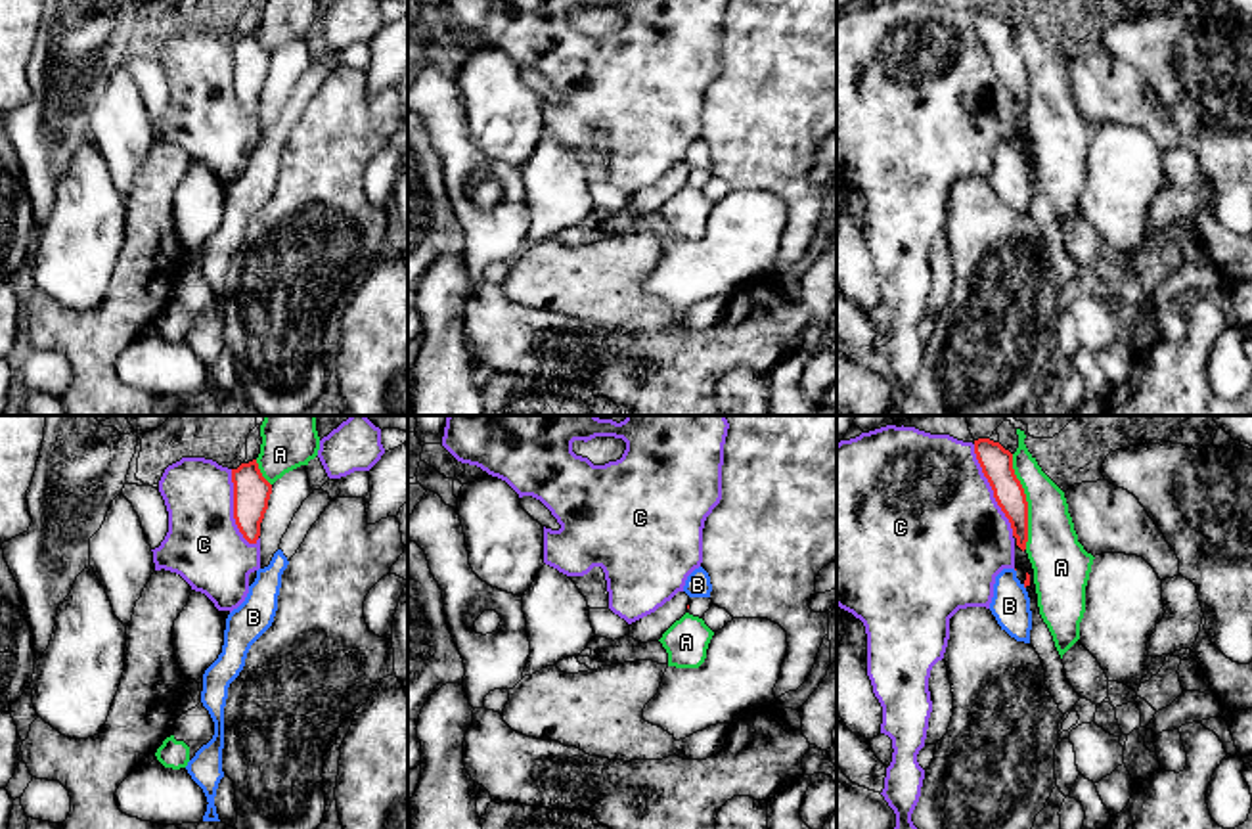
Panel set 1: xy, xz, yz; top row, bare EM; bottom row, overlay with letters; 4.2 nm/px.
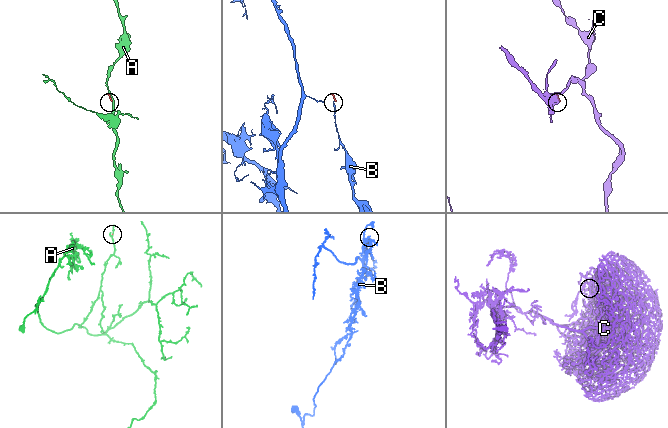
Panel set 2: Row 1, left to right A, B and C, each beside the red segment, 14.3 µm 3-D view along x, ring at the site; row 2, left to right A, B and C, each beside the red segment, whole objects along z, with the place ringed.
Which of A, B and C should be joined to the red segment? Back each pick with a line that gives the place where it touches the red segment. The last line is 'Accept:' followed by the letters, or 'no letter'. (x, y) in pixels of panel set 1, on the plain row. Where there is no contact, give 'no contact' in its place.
Accept: no letter

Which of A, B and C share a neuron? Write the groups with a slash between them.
A / B / C

